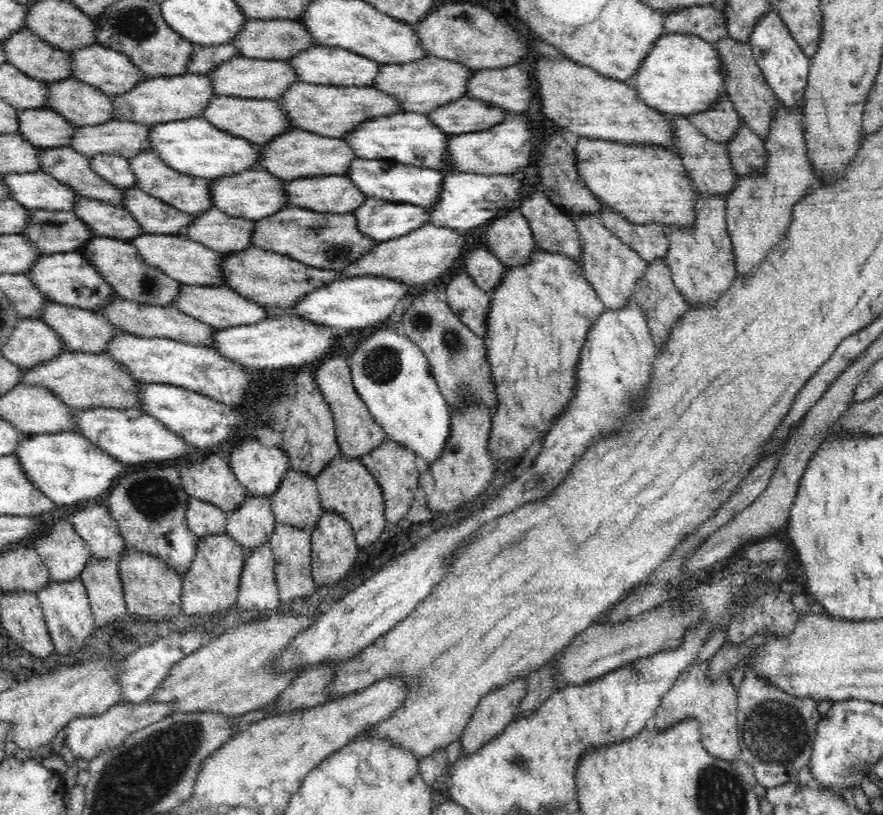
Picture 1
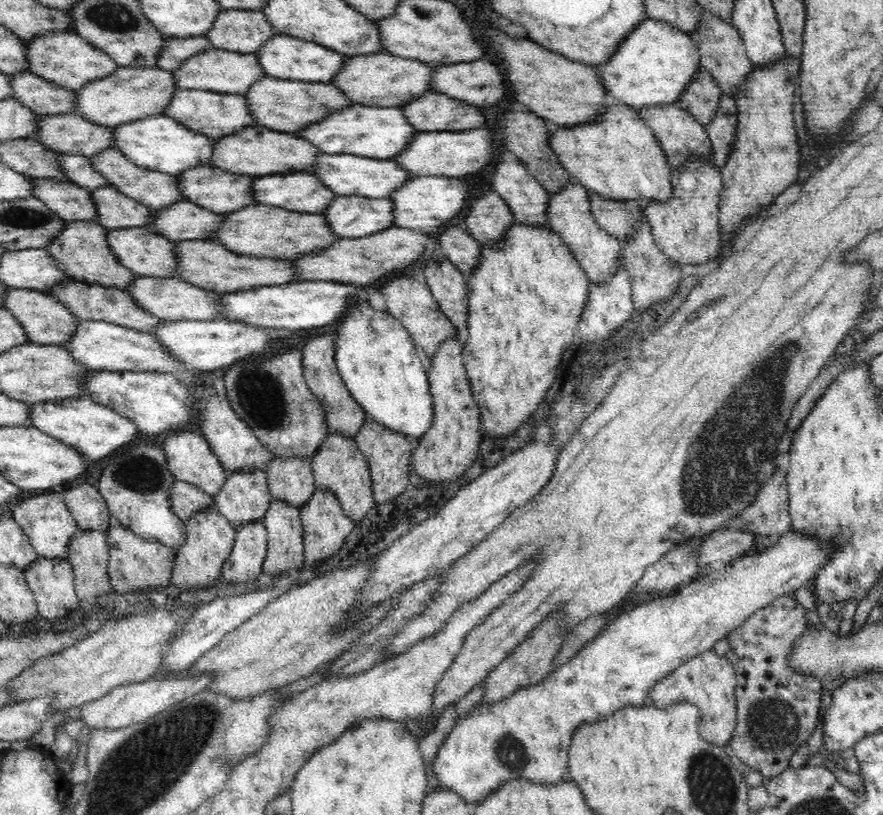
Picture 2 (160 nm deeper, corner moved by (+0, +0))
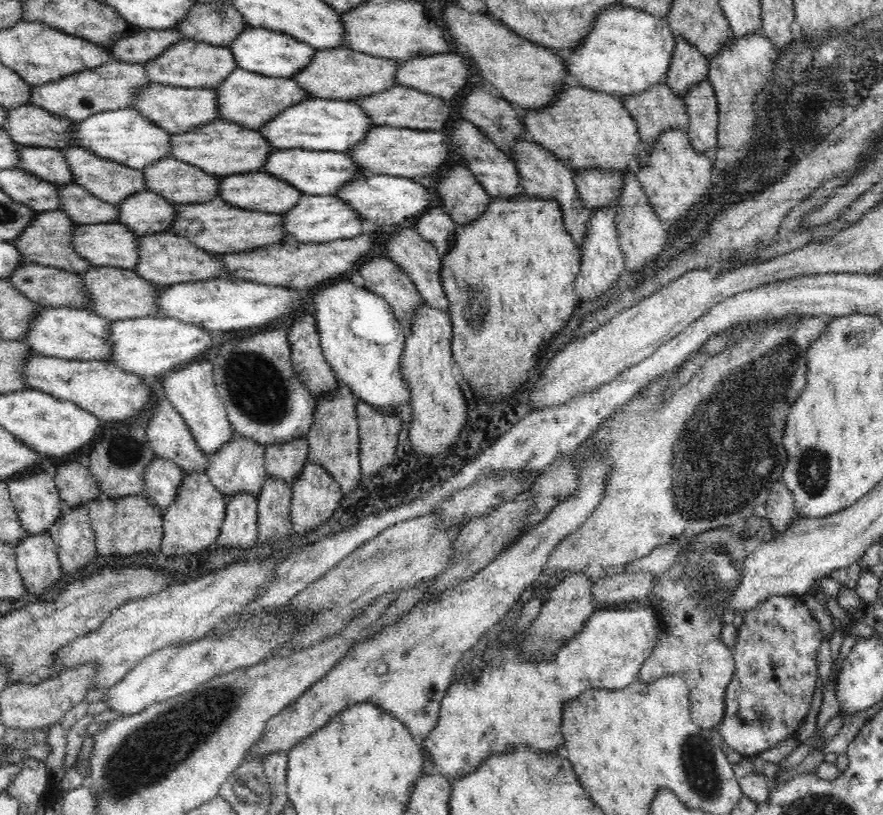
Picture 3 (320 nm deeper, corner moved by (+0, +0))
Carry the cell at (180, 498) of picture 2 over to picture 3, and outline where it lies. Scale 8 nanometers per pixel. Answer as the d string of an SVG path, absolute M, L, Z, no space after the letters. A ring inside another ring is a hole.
M154 457L145 468L145 490L155 505L164 510L176 500L184 472L171 460Z

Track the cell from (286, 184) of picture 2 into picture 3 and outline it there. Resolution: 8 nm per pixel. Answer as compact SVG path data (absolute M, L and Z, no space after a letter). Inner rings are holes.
M262 170L219 177L219 184L218 196L228 204L276 214L296 206L303 193Z

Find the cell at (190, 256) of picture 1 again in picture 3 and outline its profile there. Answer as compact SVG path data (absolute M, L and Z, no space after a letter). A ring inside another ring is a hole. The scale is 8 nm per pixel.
M116 221L96 224L77 224L71 238L71 245L80 258L85 258L96 267L118 267L133 270L139 261L135 232Z

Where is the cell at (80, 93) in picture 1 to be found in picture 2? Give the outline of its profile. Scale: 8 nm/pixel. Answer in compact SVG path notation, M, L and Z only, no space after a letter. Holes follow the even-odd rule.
M30 71L7 75L12 85L13 99L31 108L38 116L72 113L75 91L60 88Z

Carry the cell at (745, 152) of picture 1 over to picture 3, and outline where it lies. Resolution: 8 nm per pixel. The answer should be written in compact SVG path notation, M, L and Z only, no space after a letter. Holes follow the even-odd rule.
M709 81L692 85L683 96L689 123L685 130L697 152L711 154L717 148L718 101Z

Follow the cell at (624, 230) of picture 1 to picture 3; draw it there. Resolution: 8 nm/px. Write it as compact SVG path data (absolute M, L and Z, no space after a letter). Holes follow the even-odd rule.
M588 168L574 171L574 180L586 208L592 210L610 207L615 214L615 204L623 189L620 174L600 168Z

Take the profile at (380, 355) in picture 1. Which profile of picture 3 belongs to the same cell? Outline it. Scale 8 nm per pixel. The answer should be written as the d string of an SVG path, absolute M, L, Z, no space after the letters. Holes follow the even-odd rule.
M348 278L336 279L310 292L312 303L308 306L315 318L323 355L338 380L347 384L357 400L381 412L400 413L404 405L412 404L412 393L400 369L405 329L390 305Z

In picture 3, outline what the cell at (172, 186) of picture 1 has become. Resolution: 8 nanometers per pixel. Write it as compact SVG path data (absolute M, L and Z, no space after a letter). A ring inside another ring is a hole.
M66 147L60 151L64 155L64 159L68 161L68 167L71 168L73 182L83 186L88 192L104 202L117 205L135 192L148 191L141 170L124 167L112 160L105 160L82 147Z

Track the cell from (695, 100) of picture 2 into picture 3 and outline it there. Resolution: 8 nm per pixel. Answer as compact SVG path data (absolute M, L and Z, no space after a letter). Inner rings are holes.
M674 35L674 39L676 39L675 49L672 55L672 60L667 72L667 75L663 78L663 82L672 89L680 98L683 100L683 96L685 92L696 83L700 81L708 81L708 61L706 57L694 47L694 45L688 43L686 40L682 38L678 38Z

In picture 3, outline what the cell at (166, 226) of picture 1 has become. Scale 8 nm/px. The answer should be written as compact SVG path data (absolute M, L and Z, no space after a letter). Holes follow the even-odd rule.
M76 183L59 185L59 210L77 224L107 223L117 219L117 205L104 202Z

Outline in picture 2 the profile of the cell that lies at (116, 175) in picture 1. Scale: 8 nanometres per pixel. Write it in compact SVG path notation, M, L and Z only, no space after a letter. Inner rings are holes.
M60 153L61 172L72 184L89 191L106 187L107 180L92 165L92 160L84 156Z

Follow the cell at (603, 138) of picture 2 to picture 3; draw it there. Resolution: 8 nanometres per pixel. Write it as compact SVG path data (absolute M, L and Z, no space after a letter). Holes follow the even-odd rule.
M566 84L557 92L555 99L546 106L520 111L528 137L549 150L570 170L600 168L626 176L628 172L631 174L640 172L640 168L644 166L644 163L647 163L646 145L642 142L636 121L623 103L610 93L598 92L592 90L591 87L582 87L578 84Z

